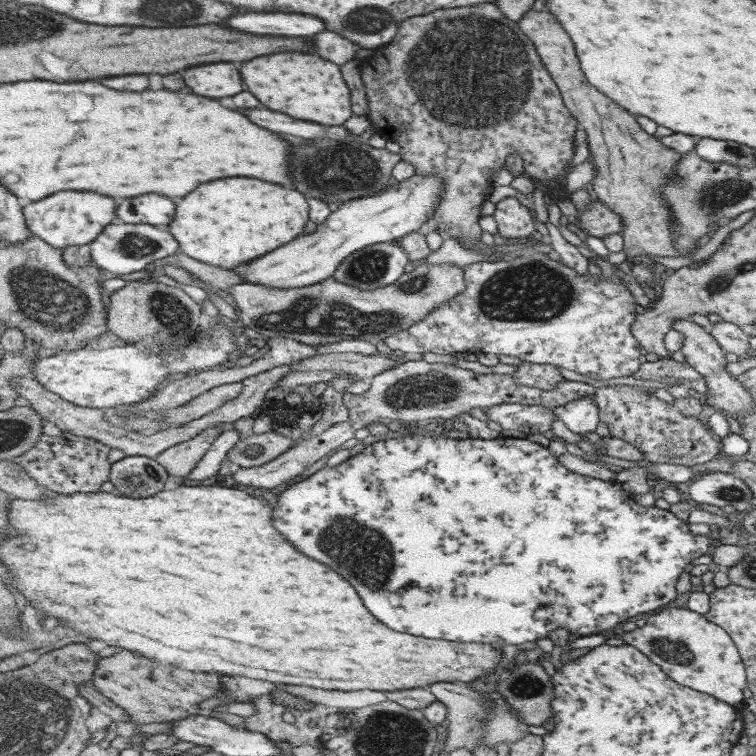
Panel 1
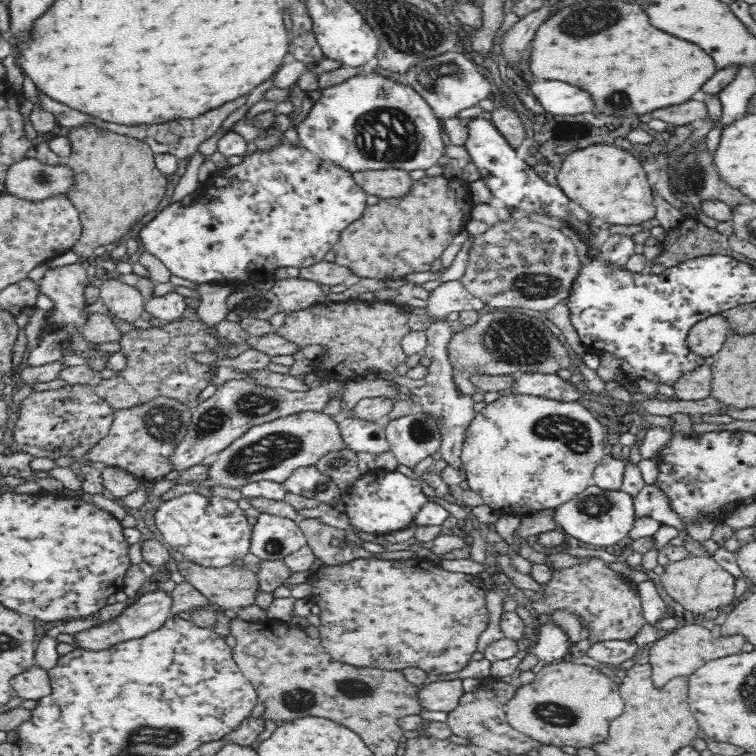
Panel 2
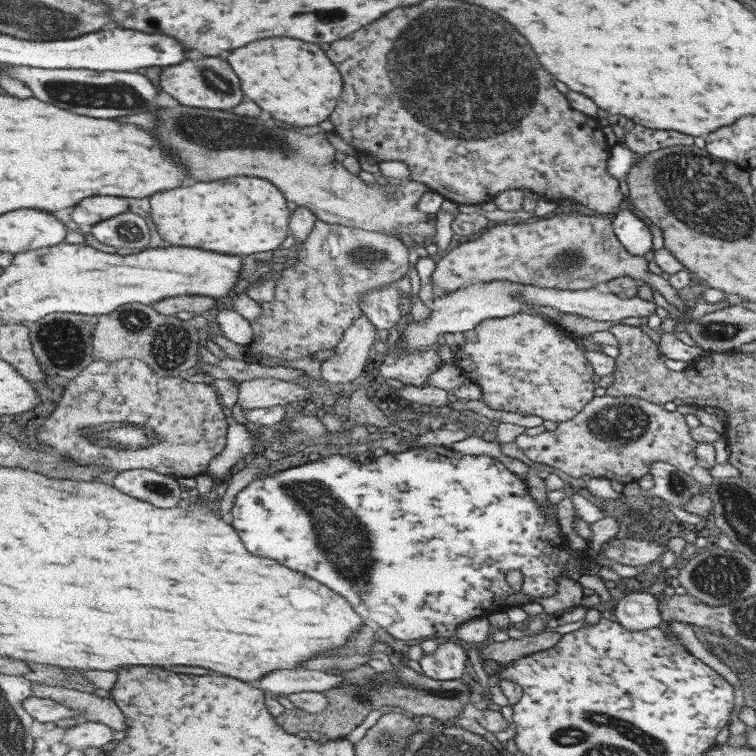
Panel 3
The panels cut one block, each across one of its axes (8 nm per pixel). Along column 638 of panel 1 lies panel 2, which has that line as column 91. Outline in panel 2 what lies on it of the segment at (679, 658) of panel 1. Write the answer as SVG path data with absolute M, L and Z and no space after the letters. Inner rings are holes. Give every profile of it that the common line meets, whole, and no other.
M166 591L144 592L138 600L124 607L122 612L120 612L116 618L112 618L110 622L102 622L102 624L98 624L92 628L76 632L66 639L68 639L76 649L98 652L106 650L111 646L116 646L121 642L142 638L146 636L146 634L158 630L170 616L170 595L168 595Z

